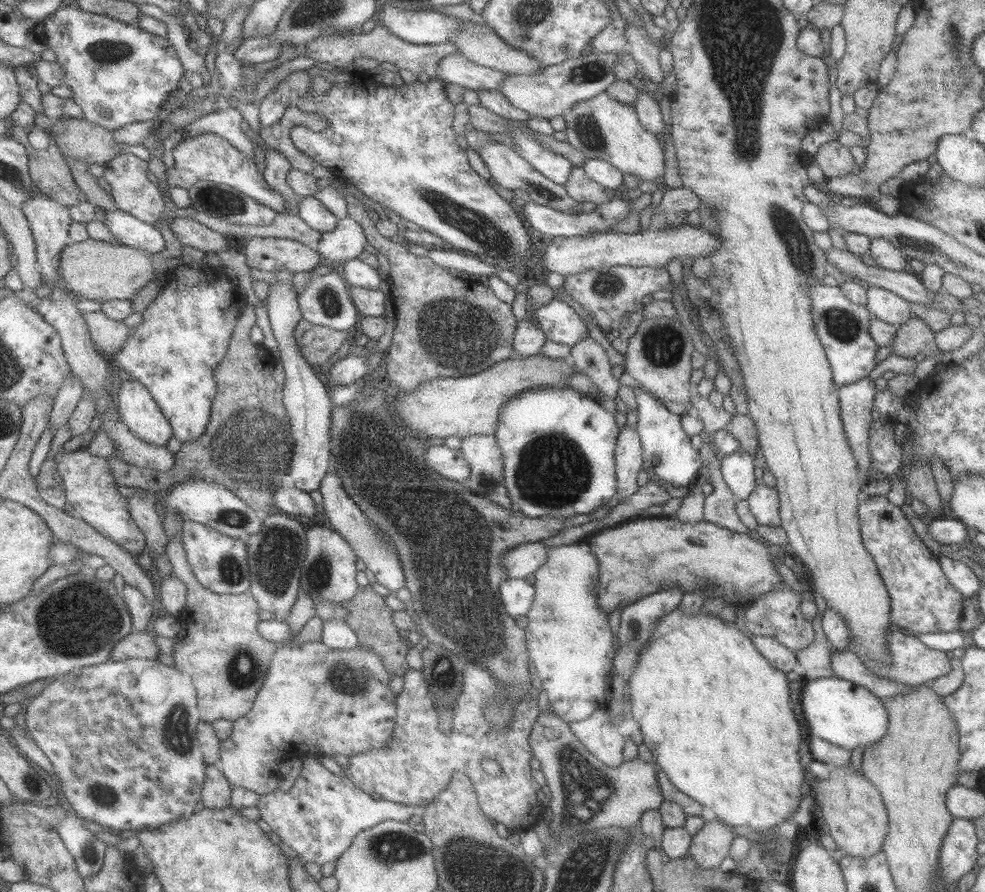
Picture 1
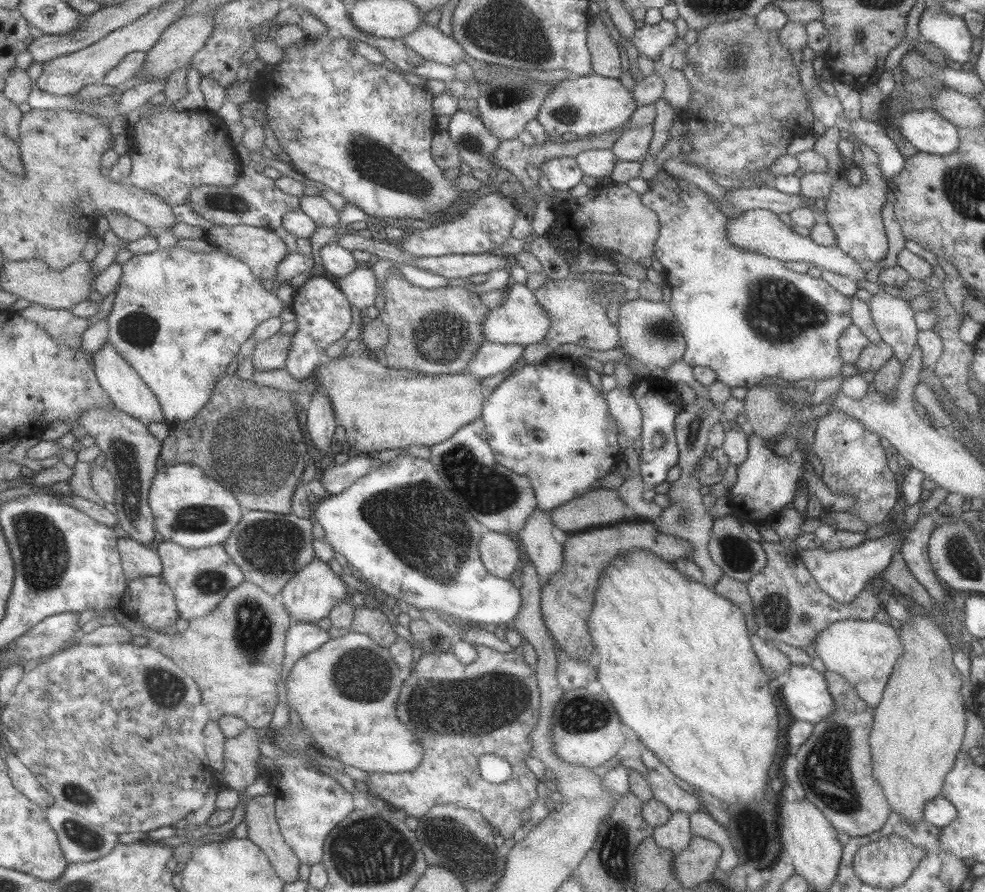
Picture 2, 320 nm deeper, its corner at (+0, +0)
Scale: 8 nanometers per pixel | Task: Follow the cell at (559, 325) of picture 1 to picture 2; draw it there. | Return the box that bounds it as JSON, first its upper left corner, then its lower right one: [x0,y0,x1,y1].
[483,283,549,345]

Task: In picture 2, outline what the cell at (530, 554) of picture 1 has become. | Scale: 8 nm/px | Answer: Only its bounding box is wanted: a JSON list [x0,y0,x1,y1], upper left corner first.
[479,531,521,580]

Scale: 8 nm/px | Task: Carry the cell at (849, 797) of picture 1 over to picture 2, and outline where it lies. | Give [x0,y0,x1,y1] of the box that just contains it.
[800,670,892,837]

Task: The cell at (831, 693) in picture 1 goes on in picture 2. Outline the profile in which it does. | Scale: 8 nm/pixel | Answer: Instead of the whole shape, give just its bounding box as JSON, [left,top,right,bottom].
[780,663,835,725]

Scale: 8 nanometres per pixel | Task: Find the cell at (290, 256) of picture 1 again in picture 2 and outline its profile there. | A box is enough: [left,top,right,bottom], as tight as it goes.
[208,224,292,280]

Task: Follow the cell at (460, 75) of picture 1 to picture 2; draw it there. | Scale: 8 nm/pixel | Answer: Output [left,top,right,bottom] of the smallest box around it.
[404,22,468,67]

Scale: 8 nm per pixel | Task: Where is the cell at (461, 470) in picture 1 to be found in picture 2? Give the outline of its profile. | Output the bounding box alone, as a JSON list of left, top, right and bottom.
[321,454,384,495]

